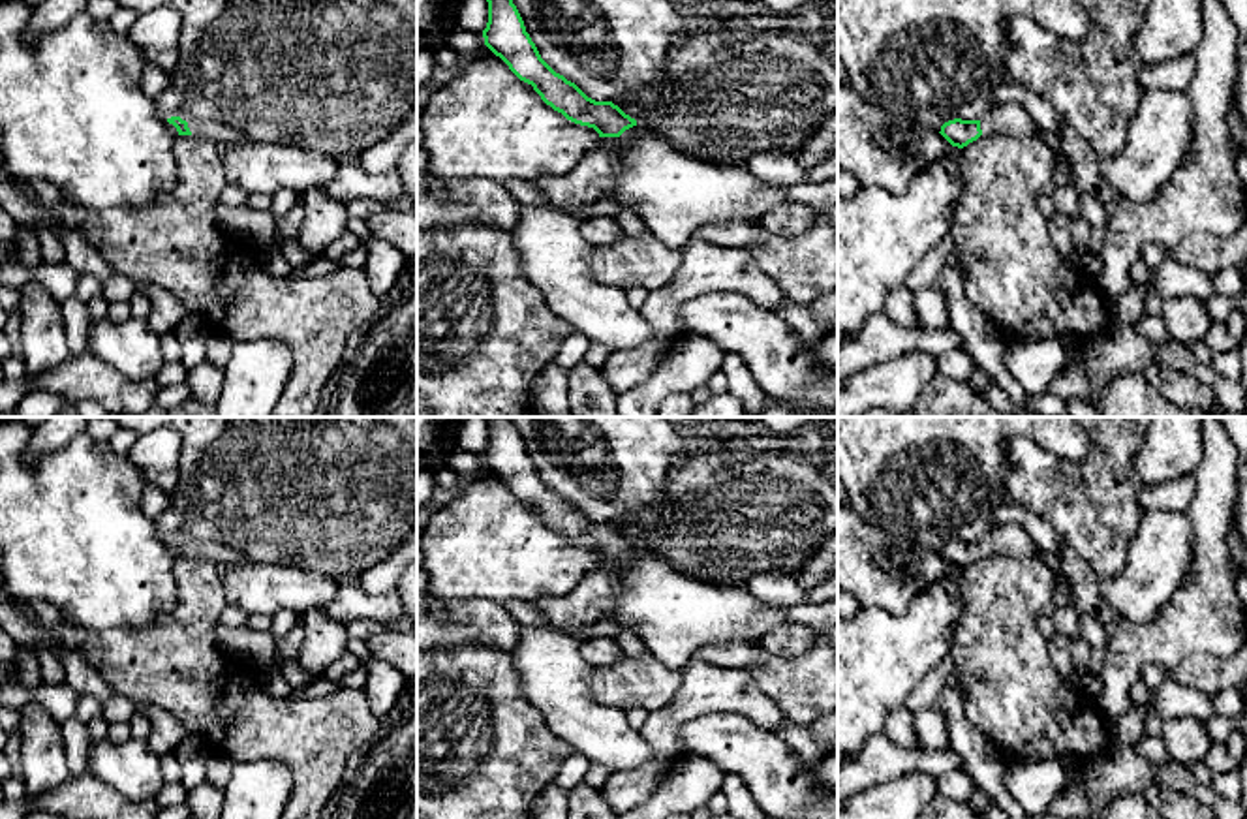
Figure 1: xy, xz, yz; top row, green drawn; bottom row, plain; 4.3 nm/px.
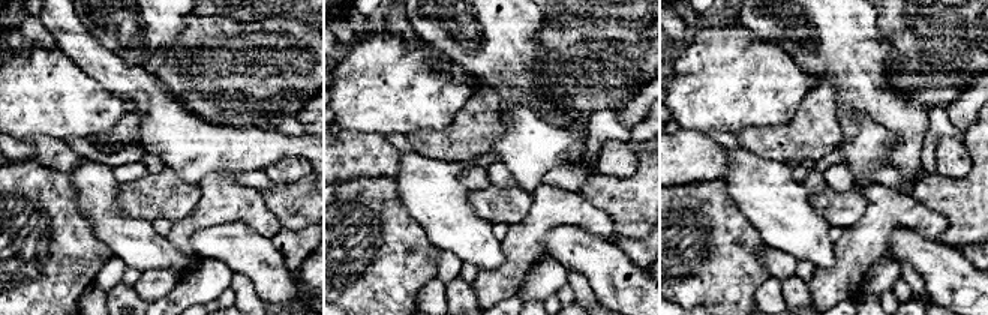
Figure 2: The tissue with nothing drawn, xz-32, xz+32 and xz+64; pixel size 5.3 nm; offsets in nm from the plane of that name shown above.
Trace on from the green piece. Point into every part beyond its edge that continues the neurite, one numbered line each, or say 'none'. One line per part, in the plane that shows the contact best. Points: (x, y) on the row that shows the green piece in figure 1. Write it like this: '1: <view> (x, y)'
1: xy (222, 134)

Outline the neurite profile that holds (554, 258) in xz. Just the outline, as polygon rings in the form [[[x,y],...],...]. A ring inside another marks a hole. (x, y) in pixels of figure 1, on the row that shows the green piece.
[[[524,205],[511,229],[522,270],[547,306],[590,344],[610,351],[635,349],[654,336],[652,327],[631,306],[627,291],[593,272],[582,222],[565,210]]]

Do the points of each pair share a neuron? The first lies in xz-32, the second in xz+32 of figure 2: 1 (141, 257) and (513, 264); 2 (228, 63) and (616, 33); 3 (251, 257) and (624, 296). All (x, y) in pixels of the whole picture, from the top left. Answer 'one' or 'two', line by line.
1: two
2: one
3: one

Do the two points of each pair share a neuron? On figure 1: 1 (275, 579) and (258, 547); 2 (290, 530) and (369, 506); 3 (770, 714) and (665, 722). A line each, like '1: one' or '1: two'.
1: two
2: one
3: one

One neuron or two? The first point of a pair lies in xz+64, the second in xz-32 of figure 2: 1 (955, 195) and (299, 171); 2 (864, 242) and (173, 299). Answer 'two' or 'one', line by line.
1: two
2: two

